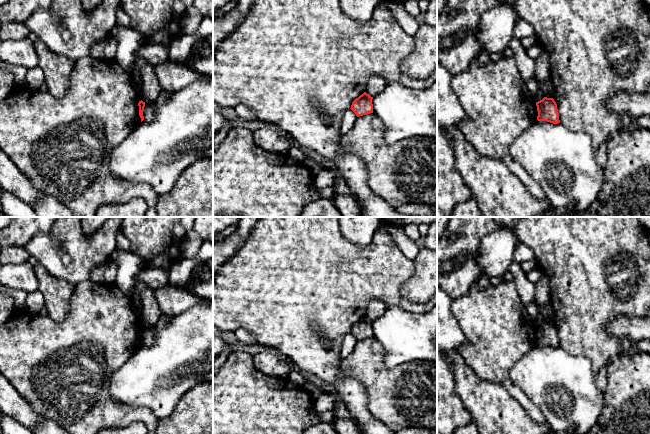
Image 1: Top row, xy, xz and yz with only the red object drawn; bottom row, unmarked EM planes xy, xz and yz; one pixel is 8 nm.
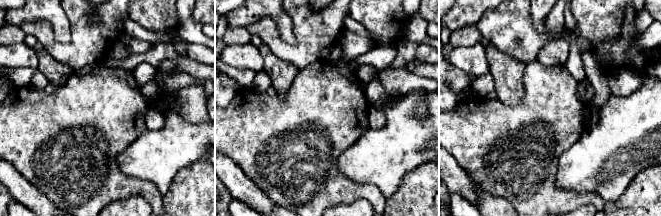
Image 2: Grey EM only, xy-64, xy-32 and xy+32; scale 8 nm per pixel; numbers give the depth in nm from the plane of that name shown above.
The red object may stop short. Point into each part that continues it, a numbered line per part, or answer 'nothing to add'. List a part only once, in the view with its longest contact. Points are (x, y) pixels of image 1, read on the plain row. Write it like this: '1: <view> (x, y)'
nothing to add

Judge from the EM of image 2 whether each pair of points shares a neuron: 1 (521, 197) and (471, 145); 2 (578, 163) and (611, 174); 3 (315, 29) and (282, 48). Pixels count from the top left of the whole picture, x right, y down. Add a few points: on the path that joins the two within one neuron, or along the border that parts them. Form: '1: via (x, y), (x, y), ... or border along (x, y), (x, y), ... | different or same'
1: via (510, 184), (484, 158) | same
2: via (586, 164), (601, 164), (603, 166) | same
3: via (307, 37), (296, 48), (290, 48) | same

